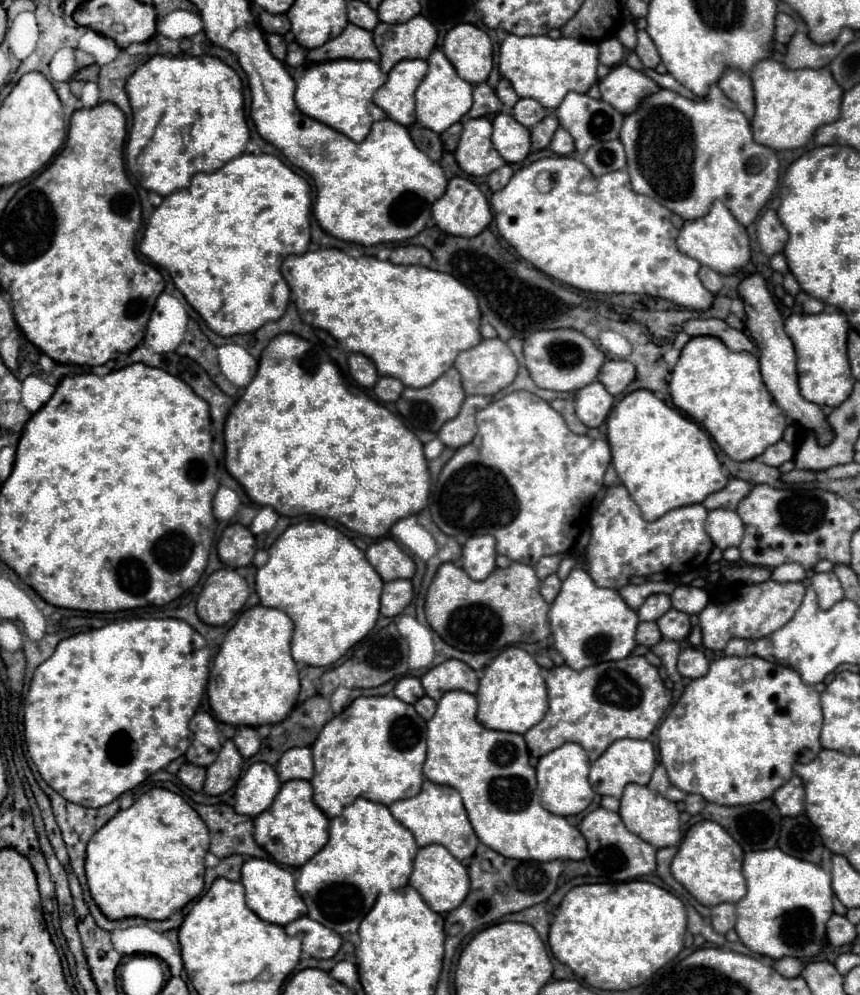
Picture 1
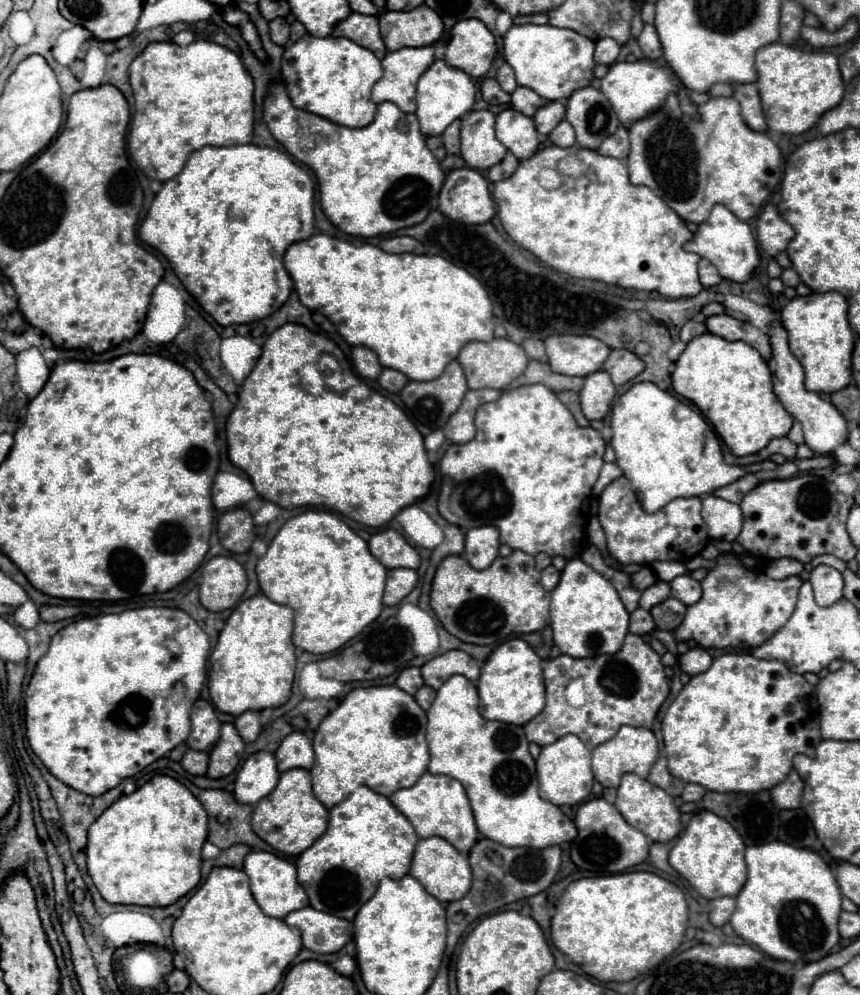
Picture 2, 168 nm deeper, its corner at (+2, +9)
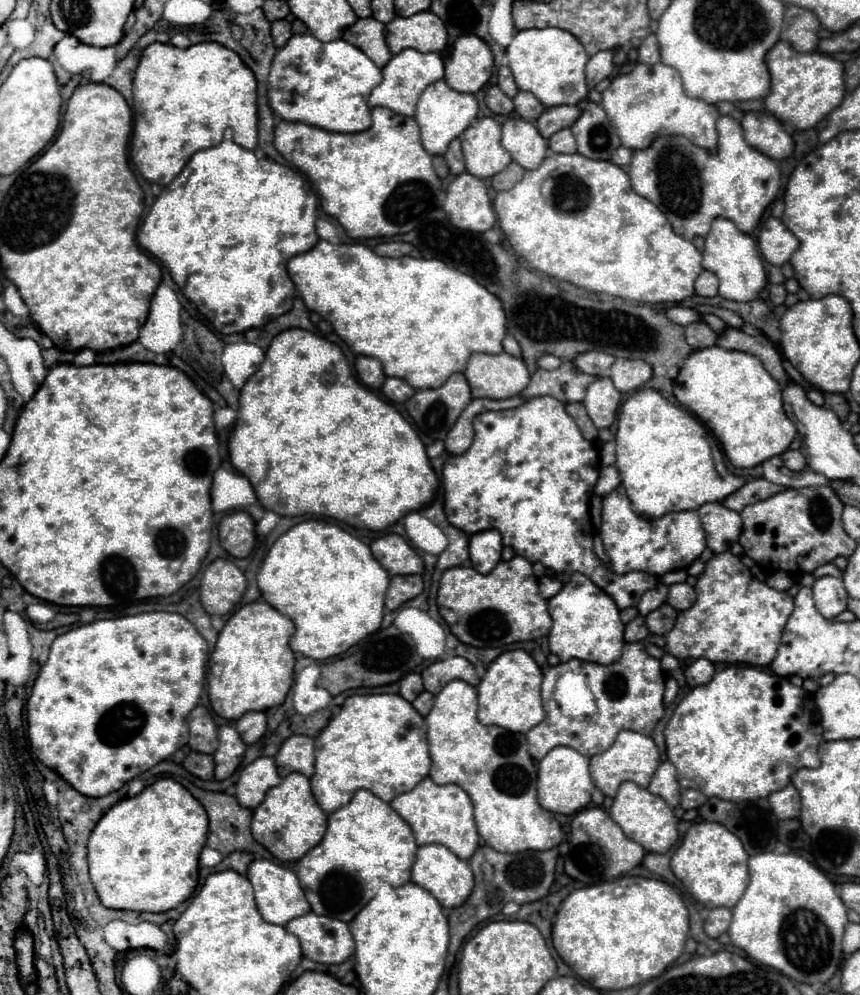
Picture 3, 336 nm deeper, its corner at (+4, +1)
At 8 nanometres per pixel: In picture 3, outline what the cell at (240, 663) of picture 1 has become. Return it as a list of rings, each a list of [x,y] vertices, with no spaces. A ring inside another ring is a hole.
[[[264,600],[244,604],[228,618],[210,654],[210,668],[206,674],[210,704],[218,716],[238,720],[246,712],[270,710],[284,702],[292,686],[296,662],[288,646],[292,634],[292,620]]]

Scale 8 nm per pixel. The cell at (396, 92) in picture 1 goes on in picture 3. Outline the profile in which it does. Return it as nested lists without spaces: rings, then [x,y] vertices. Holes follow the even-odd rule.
[[[406,48],[402,50],[400,54],[396,54],[384,68],[382,68],[382,74],[384,74],[384,80],[372,90],[370,94],[370,100],[368,100],[368,106],[374,108],[374,106],[384,106],[384,108],[390,108],[394,110],[396,114],[402,114],[402,116],[414,116],[414,110],[416,110],[416,102],[420,98],[420,94],[424,92],[424,88],[436,80],[442,80],[444,78],[444,62],[438,54],[424,54],[424,52],[418,52],[418,50],[412,50],[412,48]]]

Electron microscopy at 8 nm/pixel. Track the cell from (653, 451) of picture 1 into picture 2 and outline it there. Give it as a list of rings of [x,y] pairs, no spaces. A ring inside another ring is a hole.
[[[652,382],[634,384],[616,400],[610,426],[610,444],[616,452],[616,464],[622,468],[646,512],[656,512],[680,496],[712,494],[716,488],[722,488],[747,473],[778,470],[778,464],[772,460],[748,466],[724,462],[719,438],[700,411],[660,390]],[[680,462],[684,462],[684,466],[680,466]]]

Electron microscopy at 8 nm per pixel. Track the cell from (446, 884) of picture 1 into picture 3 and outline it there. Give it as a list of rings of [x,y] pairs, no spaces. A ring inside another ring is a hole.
[[[426,844],[418,848],[416,862],[412,866],[412,882],[418,886],[426,888],[444,908],[456,908],[466,902],[466,898],[472,892],[474,886],[474,876],[470,870],[470,864],[456,854],[452,854],[446,846],[442,844]]]

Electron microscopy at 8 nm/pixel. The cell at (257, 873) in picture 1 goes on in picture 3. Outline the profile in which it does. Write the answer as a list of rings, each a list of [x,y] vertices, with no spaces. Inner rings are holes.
[[[256,860],[256,862],[250,864],[246,876],[254,886],[256,906],[258,906],[258,910],[260,910],[260,914],[266,922],[284,926],[292,918],[298,918],[298,916],[304,916],[304,914],[310,912],[310,904],[304,896],[304,890],[300,888],[300,882],[290,868],[286,868],[278,862],[272,862],[272,860]]]

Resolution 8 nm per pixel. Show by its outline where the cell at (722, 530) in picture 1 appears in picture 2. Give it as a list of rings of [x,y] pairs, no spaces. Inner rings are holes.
[[[706,496],[702,500],[702,518],[708,526],[708,534],[714,540],[734,542],[742,530],[742,510],[728,500]]]

